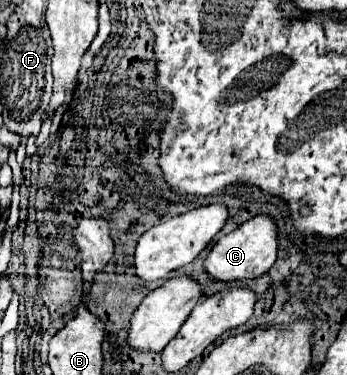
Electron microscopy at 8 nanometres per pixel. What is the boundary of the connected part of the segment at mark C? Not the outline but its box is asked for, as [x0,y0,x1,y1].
[205,214,279,282]

